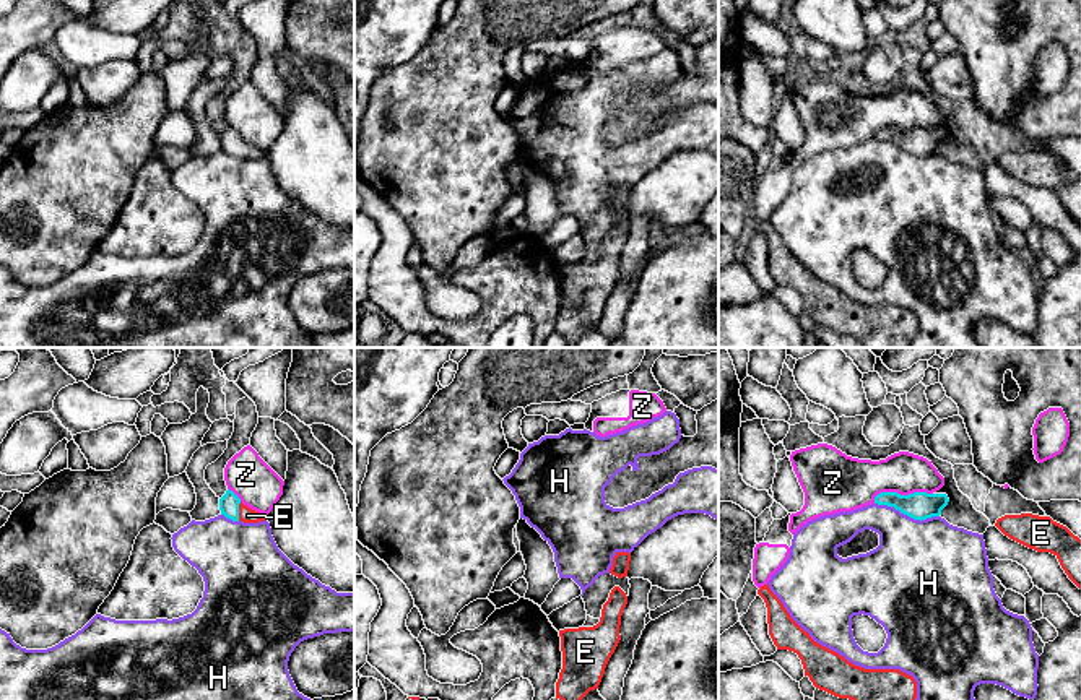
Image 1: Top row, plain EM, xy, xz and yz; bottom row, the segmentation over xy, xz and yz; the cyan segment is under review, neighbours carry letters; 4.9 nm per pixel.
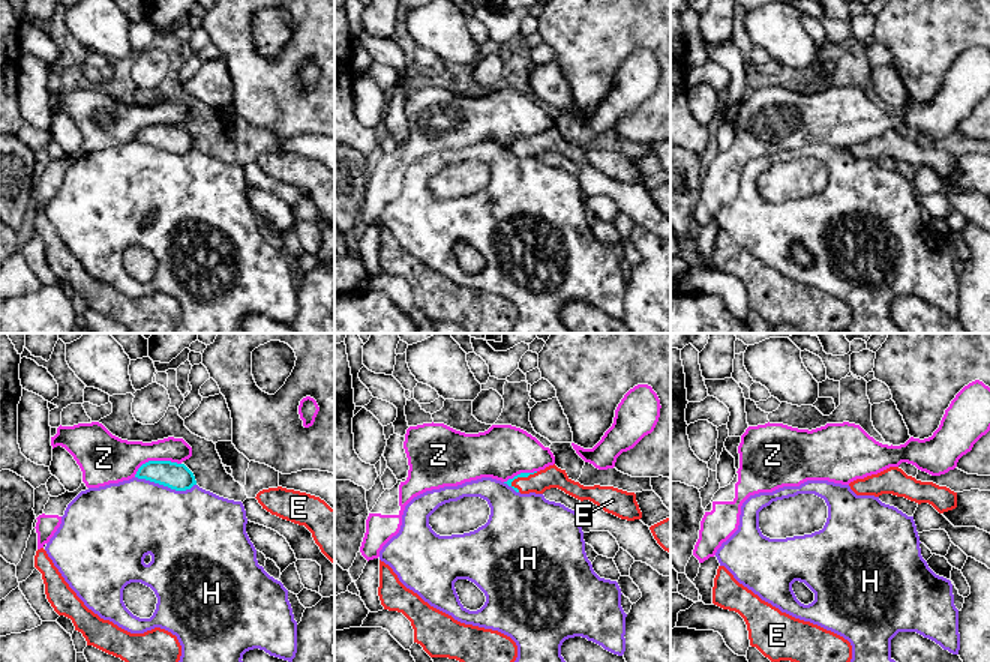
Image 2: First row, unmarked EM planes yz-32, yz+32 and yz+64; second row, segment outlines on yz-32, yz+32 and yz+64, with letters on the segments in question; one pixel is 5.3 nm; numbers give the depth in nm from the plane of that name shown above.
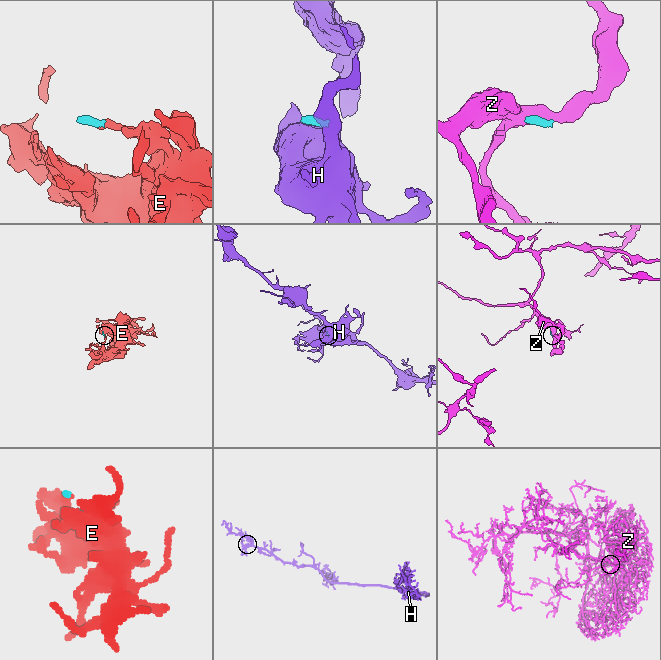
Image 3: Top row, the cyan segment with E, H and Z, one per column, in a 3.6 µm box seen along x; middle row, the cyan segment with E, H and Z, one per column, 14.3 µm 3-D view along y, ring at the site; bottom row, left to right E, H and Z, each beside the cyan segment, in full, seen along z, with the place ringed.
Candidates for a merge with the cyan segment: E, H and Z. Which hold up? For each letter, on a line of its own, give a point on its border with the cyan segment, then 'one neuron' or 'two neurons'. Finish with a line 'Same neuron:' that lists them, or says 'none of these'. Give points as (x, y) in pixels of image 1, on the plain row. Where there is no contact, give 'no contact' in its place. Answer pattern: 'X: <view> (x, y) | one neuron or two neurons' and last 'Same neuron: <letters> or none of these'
E: xy (238, 148) | one neuron
H: yz (907, 151) | two neurons
Z: yz (899, 130) | two neurons
Same neuron: E

